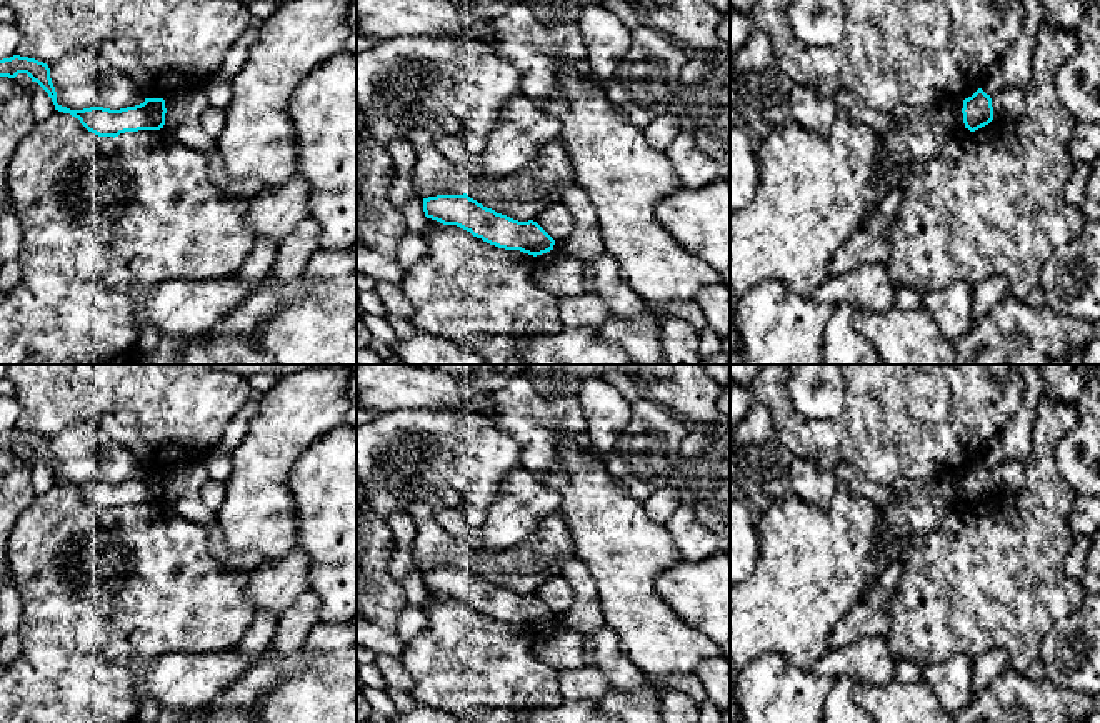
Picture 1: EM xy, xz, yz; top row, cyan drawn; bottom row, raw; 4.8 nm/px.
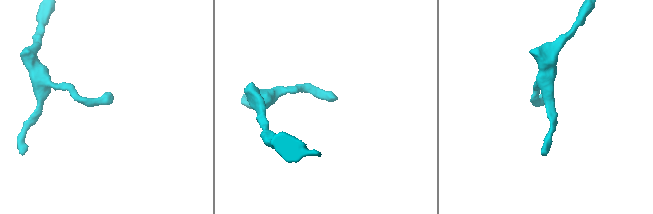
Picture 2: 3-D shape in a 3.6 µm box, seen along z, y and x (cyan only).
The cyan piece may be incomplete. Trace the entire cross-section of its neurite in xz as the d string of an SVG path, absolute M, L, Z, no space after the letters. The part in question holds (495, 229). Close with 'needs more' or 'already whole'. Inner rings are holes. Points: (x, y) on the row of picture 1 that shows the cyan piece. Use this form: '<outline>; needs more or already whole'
M467 193L423 198L423 212L427 218L457 225L498 248L520 250L537 257L553 250L555 245L555 240L537 222L518 222L497 213Z; already whole

